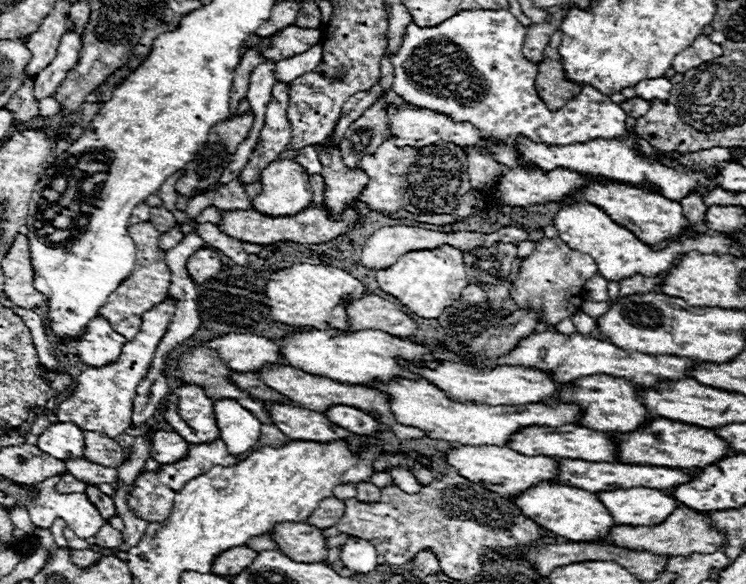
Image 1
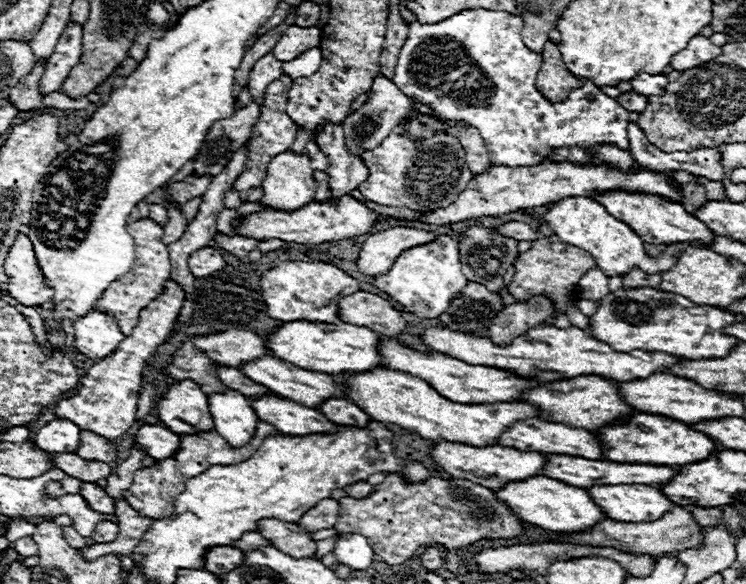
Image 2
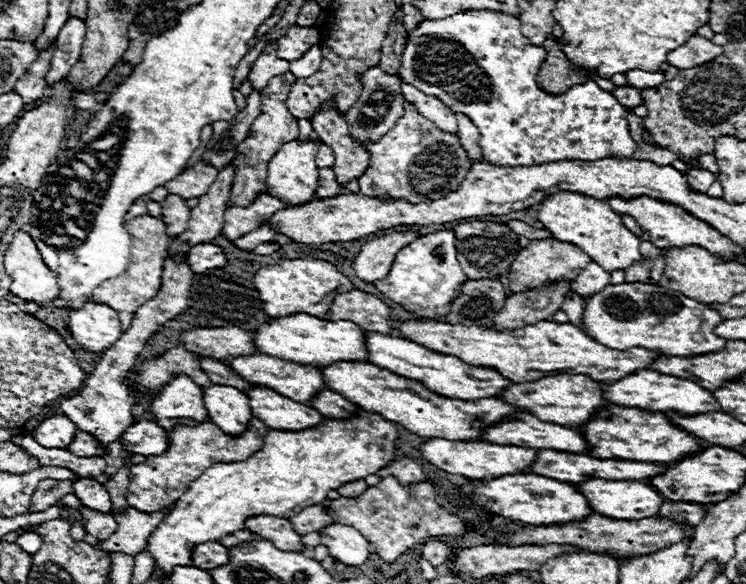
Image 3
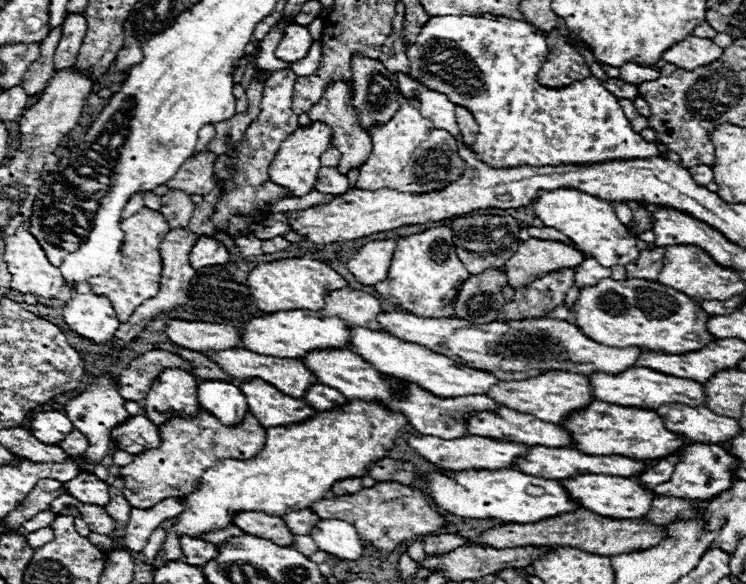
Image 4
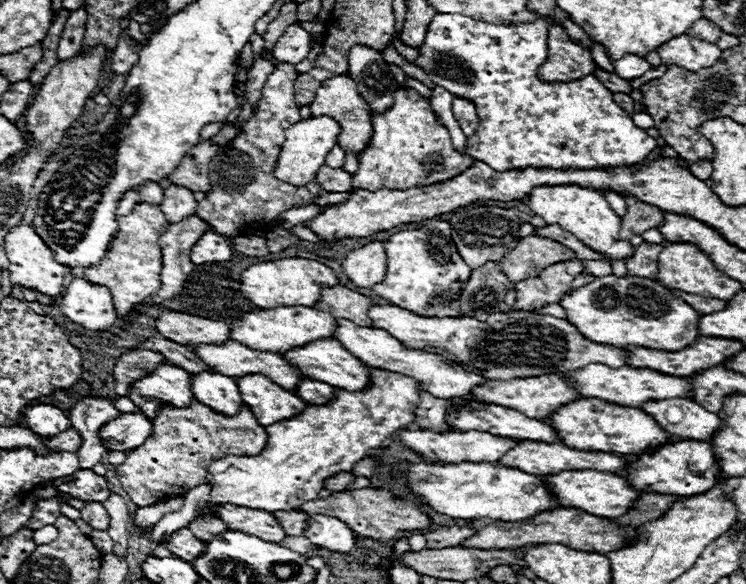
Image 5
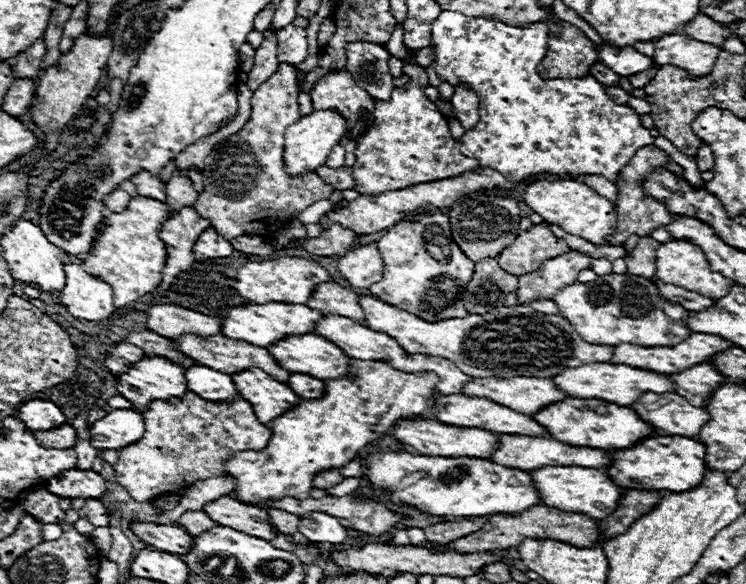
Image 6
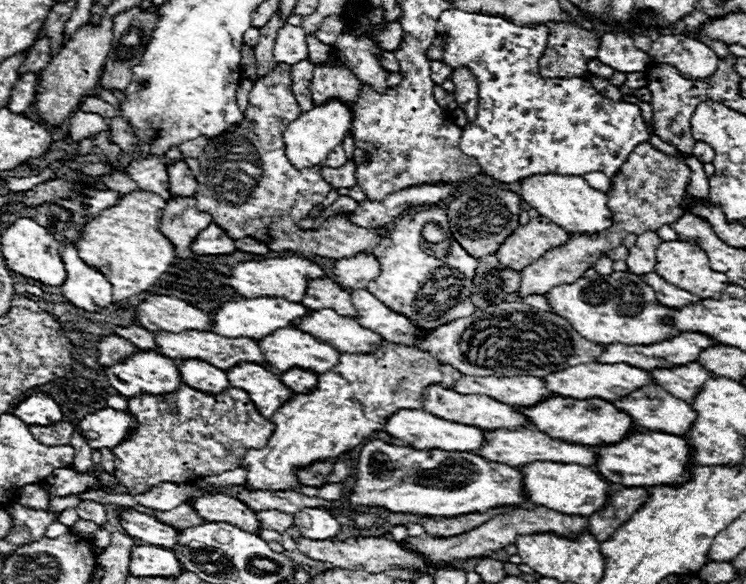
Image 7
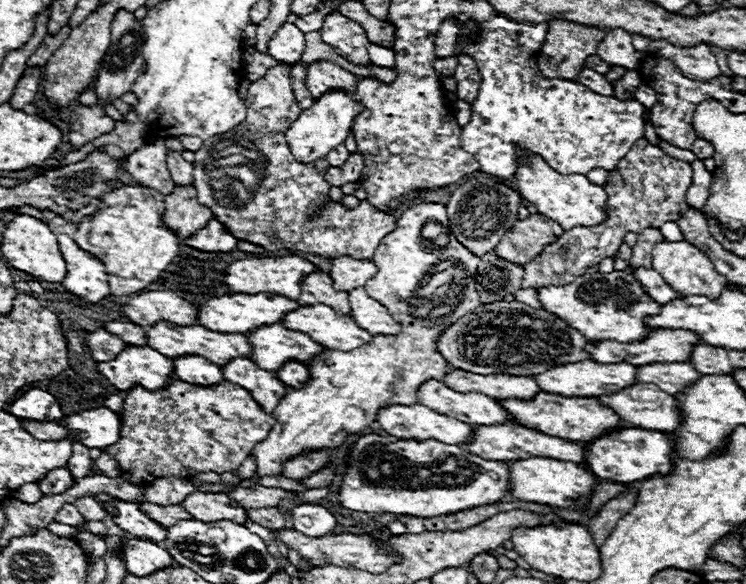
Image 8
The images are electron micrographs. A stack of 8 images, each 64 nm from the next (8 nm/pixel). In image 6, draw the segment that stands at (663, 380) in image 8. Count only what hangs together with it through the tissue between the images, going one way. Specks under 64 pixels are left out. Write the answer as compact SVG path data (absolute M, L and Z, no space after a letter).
M698 364L678 374L668 374L670 380L676 384L676 394L684 396L692 406L704 406L710 392L718 388L722 382L728 382L720 372L716 372L708 364Z

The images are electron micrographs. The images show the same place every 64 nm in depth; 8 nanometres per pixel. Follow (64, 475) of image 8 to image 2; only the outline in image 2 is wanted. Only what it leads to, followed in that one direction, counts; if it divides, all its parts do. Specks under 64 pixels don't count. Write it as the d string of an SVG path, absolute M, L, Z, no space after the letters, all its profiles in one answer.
M82 482L78 494L98 514L114 514L114 502L112 502L112 498L98 484L94 484L94 482Z

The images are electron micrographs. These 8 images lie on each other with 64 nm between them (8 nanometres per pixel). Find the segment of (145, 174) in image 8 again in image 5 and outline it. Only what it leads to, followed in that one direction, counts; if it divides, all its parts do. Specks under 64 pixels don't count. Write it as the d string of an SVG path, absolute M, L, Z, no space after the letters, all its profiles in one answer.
M146 182L146 184L138 186L136 192L140 194L140 198L144 202L150 202L150 204L160 204L164 200L164 190L160 188L158 182Z

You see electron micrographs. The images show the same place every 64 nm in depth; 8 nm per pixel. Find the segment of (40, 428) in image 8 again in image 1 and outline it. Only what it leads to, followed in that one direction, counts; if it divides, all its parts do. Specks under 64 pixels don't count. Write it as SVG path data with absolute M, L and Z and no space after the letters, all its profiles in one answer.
M84 432L84 458L88 462L96 462L102 466L110 466L110 468L118 468L126 456L124 450L118 442L114 442L112 438L104 436L104 434L96 434L96 432Z

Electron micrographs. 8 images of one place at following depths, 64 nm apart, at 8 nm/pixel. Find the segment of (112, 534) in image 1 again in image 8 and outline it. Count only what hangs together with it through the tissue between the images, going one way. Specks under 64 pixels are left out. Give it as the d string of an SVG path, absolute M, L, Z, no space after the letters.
M82 496L74 502L74 506L78 508L78 512L86 518L86 520L104 520L106 518L106 510L102 508L100 502L96 502L92 496Z

